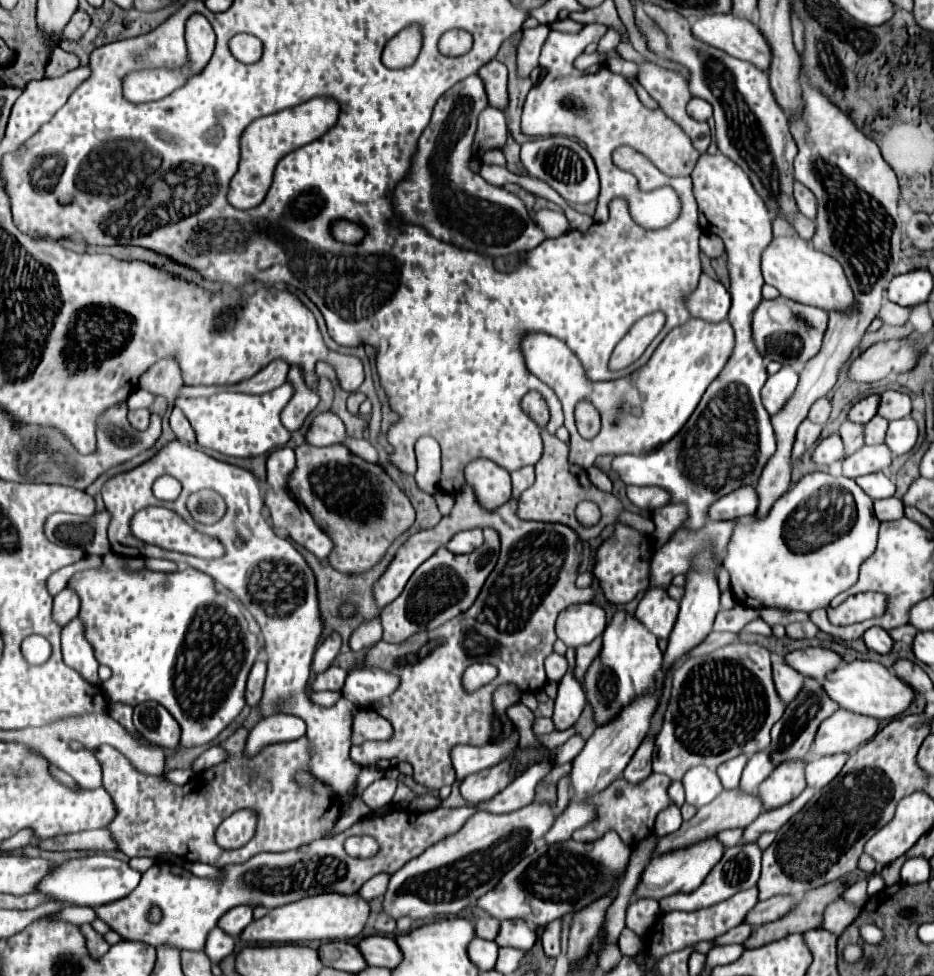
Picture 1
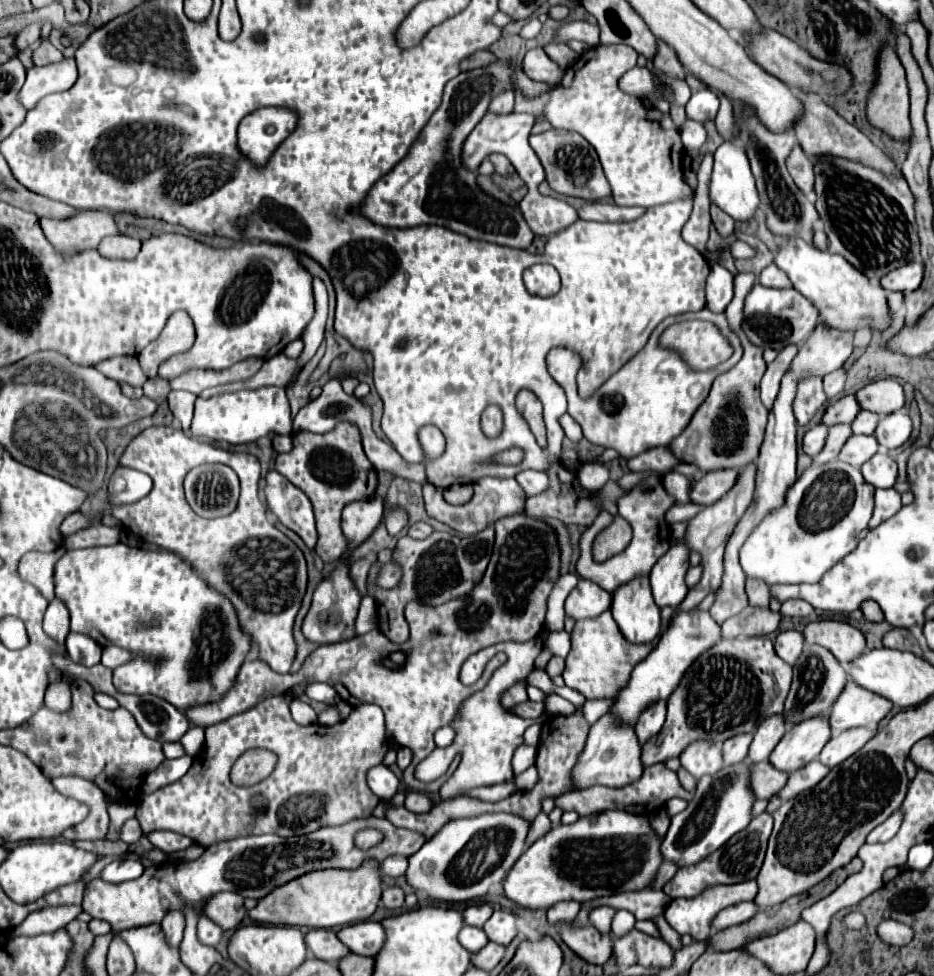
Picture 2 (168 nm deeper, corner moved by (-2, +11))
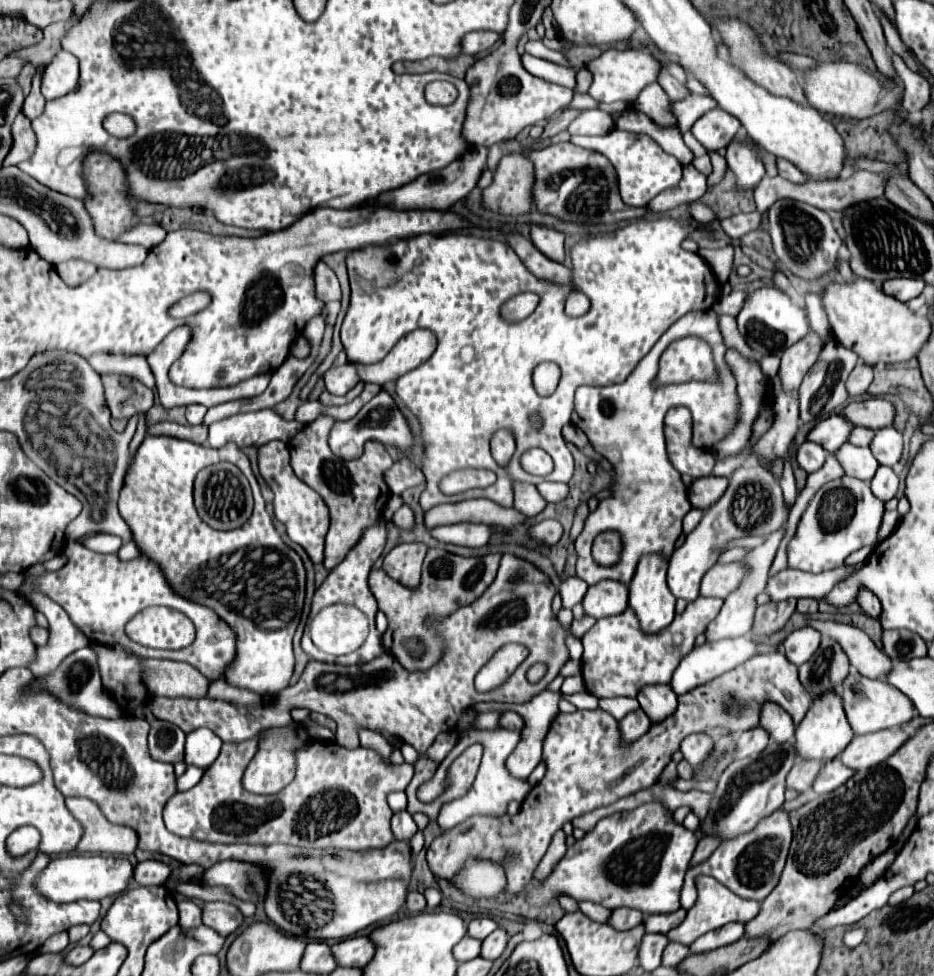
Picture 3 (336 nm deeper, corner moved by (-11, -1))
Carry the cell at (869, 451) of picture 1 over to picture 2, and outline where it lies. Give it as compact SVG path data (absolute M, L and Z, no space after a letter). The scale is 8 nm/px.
M850 436L842 446L840 460L860 468L866 460L870 460L878 452L878 444L874 436Z

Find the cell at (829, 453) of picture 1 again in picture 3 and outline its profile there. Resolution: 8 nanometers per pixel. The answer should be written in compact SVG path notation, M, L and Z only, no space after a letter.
M805 442L797 448L797 462L811 474L815 470L819 470L823 466L827 458L827 452L825 448L821 448L819 444L813 444L813 442Z

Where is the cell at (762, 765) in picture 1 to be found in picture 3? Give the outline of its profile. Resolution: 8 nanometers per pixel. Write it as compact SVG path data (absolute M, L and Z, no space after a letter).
M771 702L763 706L759 726L769 732L769 738L775 744L785 744L795 734L795 724L793 724L791 716L781 706L771 704Z

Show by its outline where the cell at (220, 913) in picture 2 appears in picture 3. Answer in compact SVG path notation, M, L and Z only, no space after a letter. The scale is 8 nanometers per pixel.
M207 902L203 908L203 924L217 930L221 936L229 936L243 924L243 914L229 902Z

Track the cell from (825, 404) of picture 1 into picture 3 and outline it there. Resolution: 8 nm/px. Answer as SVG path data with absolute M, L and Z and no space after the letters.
M857 364L855 370L849 374L849 380L845 382L849 396L865 394L865 390L867 390L869 384L871 384L871 380L873 380L873 370L871 370L871 366L867 366L867 364Z

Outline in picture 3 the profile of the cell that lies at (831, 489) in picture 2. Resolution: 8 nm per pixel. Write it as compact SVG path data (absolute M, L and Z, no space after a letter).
M843 476L823 484L811 498L801 522L787 546L787 568L821 574L845 566L845 558L869 544L877 544L877 530L883 516L883 502L877 500L867 482Z

